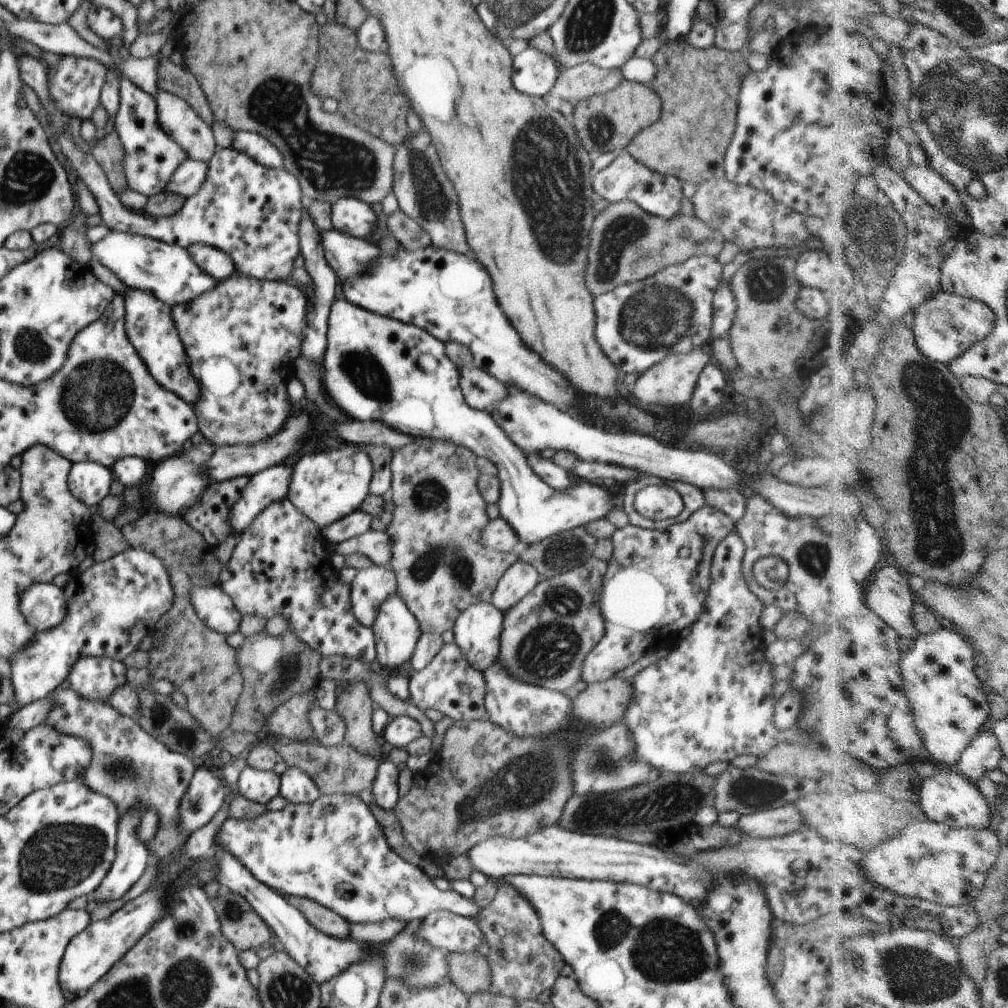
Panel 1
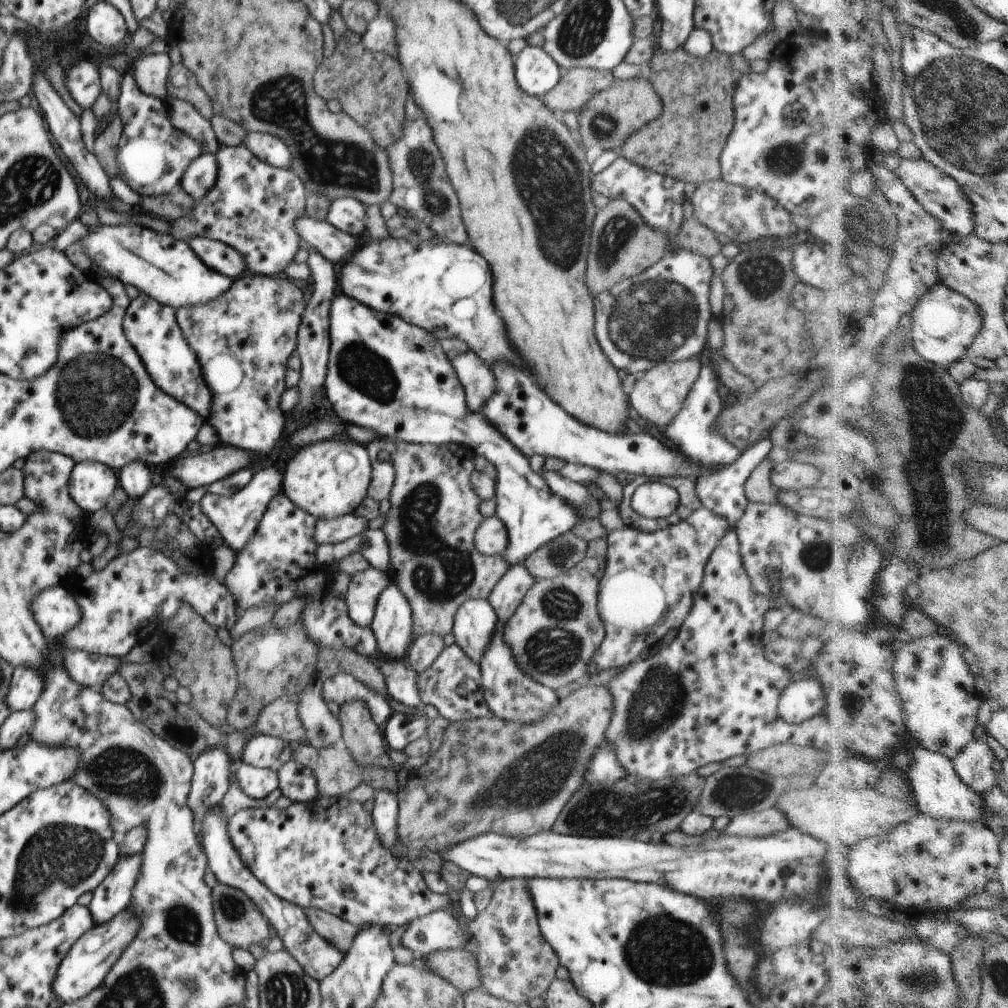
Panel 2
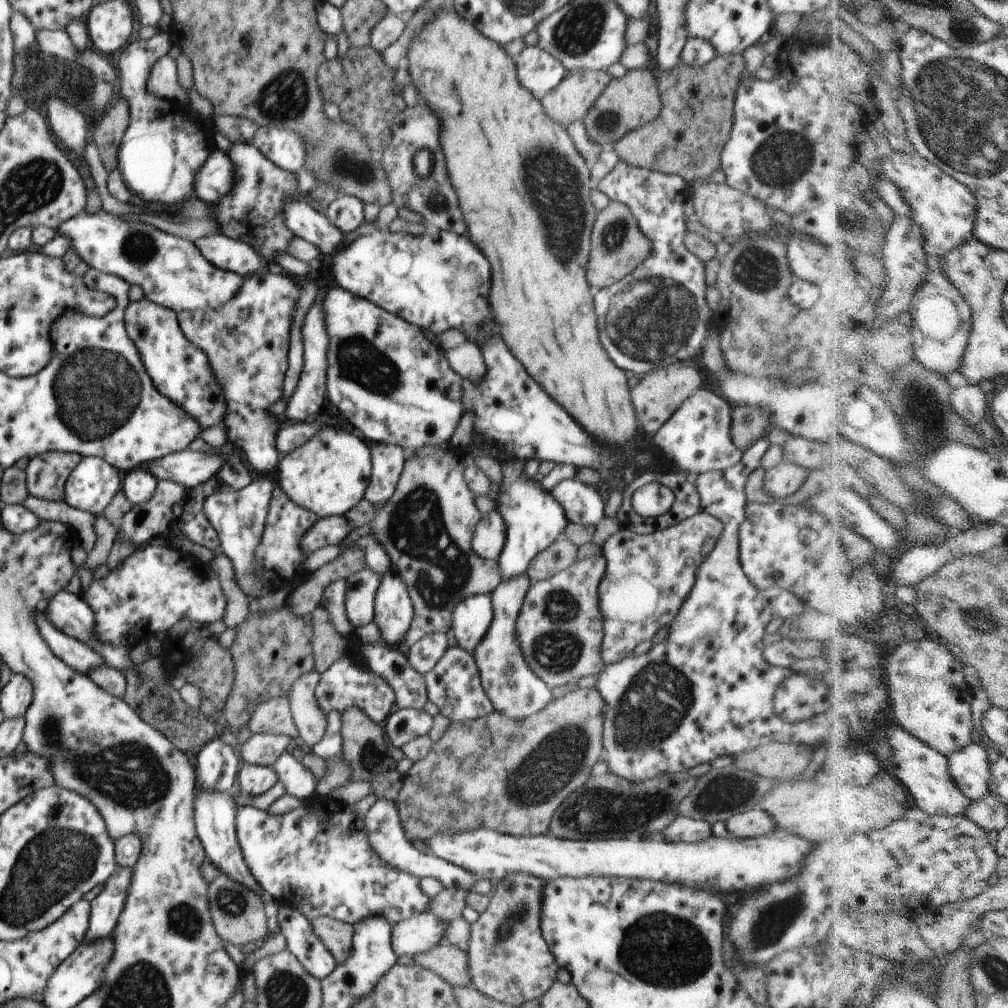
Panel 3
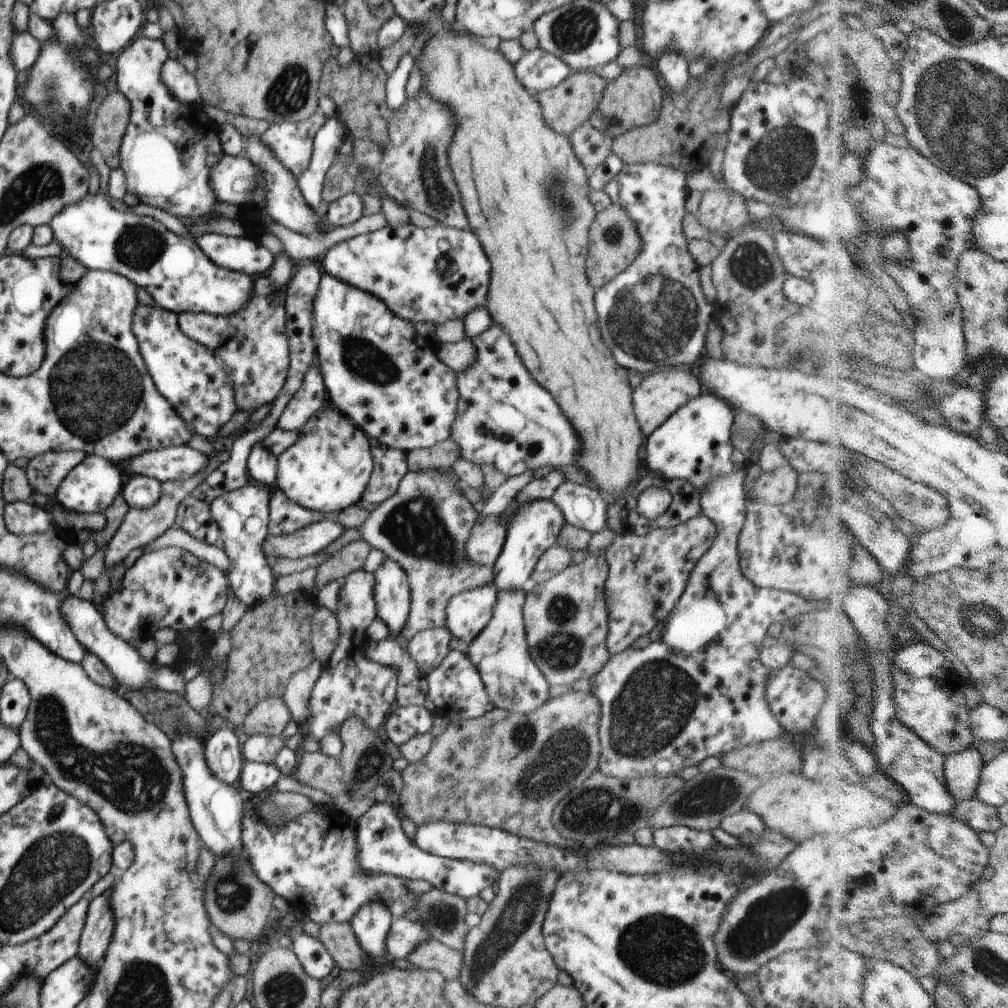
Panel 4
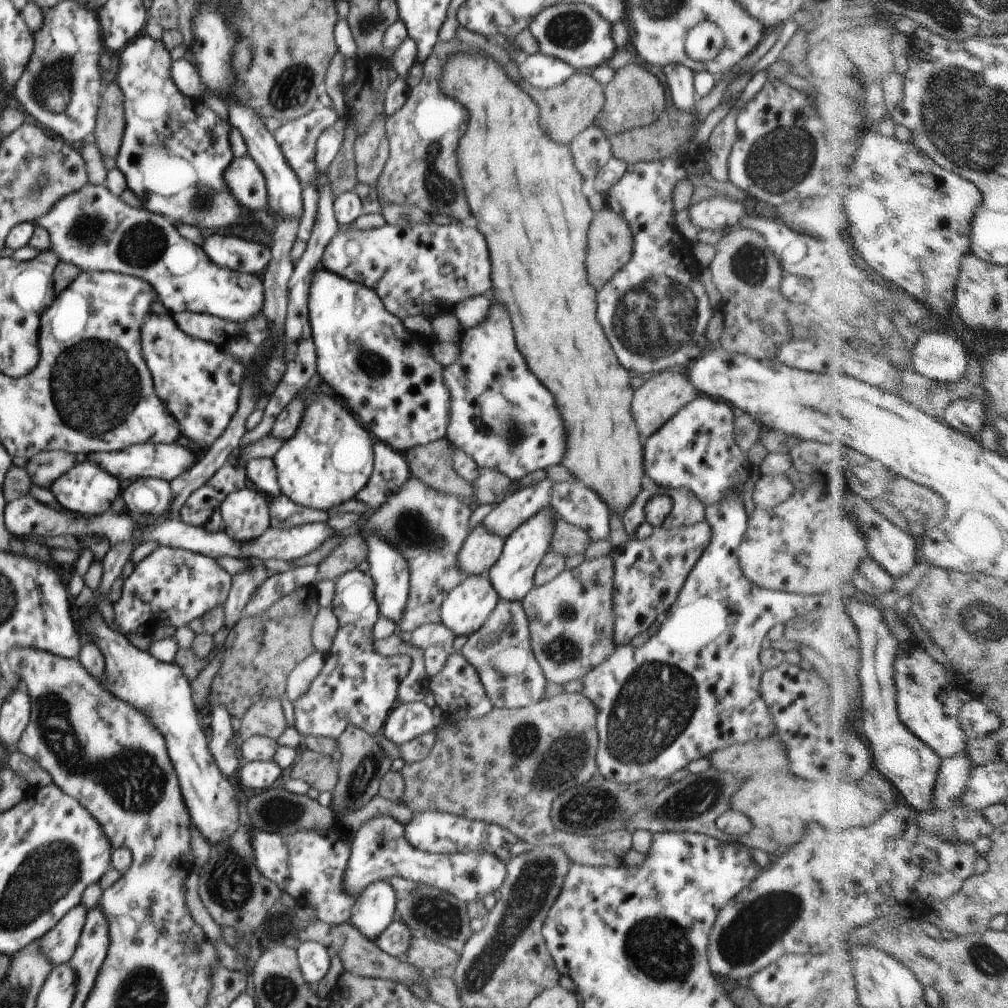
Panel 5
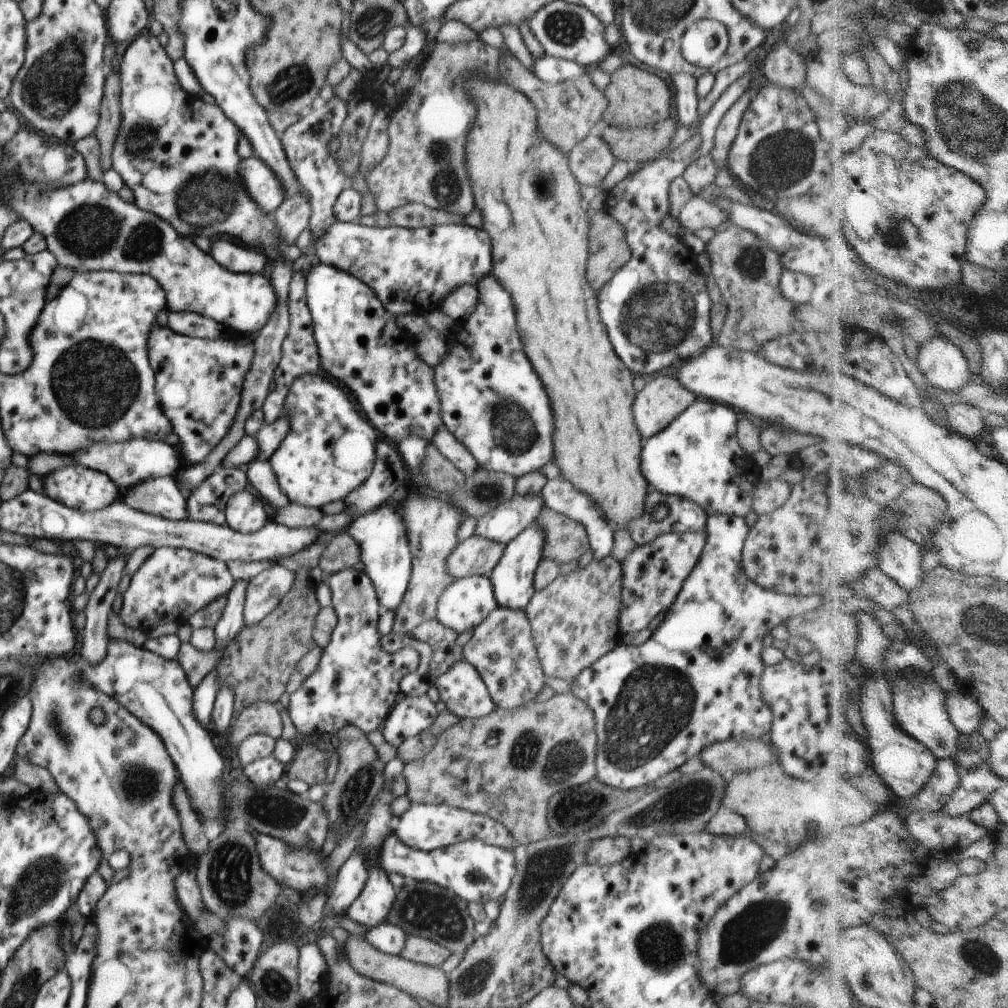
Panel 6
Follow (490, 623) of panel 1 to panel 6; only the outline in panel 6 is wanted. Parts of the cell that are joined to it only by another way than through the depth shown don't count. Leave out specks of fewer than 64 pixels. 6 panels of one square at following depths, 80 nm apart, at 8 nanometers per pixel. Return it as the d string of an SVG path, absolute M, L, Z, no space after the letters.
M486 575L455 579L437 604L436 620L458 634L474 630L499 604Z

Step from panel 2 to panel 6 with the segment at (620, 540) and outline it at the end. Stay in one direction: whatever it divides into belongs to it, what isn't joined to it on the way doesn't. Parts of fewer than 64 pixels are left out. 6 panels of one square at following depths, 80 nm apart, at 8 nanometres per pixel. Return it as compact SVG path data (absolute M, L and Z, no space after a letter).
M706 530L682 534L667 532L652 539L648 544L637 545L621 560L623 585L619 631L622 637L647 628L660 612L666 612L672 606L682 583L698 562L706 541Z

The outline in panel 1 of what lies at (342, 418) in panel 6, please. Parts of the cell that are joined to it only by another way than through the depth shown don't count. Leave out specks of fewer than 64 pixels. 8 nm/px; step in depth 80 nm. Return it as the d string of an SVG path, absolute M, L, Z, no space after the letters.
M346 443L337 450L318 452L318 454L306 454L292 466L287 498L306 518L309 518L320 528L326 528L341 518L361 508L362 501L368 496L369 484L373 475L373 464L366 452L362 452L358 446Z

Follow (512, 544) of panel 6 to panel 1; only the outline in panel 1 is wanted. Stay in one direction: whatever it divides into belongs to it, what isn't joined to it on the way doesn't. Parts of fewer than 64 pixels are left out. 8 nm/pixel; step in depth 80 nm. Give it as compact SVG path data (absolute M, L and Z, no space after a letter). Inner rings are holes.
M335 300L332 303L328 317L328 342L323 356L322 384L325 394L334 398L334 402L354 421L380 421L415 437L432 438L432 440L451 441L454 445L469 448L478 457L491 460L499 470L501 495L498 506L500 516L504 517L518 535L520 547L528 546L560 532L587 525L604 519L614 508L612 499L616 496L614 490L606 490L598 484L590 484L586 479L572 478L572 482L562 490L546 484L533 470L525 454L508 438L508 435L498 426L486 411L473 409L466 404L459 385L459 369L444 351L444 342L434 338L423 328L413 324L385 317L359 306L350 301ZM428 354L436 360L434 372L424 372L418 366L418 356Z

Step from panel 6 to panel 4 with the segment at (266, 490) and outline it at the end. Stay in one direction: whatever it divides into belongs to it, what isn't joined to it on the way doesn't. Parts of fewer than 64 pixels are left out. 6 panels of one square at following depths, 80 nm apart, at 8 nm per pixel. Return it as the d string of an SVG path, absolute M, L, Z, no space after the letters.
M262 443L253 444L248 458L248 472L254 480L274 490L277 488L277 456L272 454Z

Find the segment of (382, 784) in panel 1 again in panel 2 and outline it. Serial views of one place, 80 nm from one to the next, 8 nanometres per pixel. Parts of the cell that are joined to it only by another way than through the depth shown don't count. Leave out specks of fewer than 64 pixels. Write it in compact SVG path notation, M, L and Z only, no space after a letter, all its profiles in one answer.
M375 789L375 805L373 809L373 821L379 836L379 841L392 853L394 841L397 838L397 816L399 804L397 795L388 789Z

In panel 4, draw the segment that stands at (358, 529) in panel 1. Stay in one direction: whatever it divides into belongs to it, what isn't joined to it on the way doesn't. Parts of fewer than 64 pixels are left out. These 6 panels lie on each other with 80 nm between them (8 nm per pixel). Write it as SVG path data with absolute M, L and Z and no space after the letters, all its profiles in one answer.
M322 519L289 535L268 535L263 542L266 558L299 559L312 556L338 540L345 528L337 521Z

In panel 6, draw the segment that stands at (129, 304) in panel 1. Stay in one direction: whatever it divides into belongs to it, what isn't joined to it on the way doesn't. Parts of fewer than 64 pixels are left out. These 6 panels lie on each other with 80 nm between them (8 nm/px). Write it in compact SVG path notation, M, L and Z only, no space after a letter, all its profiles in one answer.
M156 322L150 329L147 344L149 363L155 372L155 391L163 413L170 419L180 438L178 446L184 466L201 463L213 451L213 448L226 436L236 416L246 373L252 364L253 340L226 337L212 340L200 337L178 335L168 325L160 326Z

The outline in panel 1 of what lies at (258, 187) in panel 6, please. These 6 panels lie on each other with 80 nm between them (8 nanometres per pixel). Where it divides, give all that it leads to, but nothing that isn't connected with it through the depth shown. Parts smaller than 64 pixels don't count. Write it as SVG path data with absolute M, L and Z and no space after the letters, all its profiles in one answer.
M186 158L172 173L164 191L178 196L192 196L203 185L206 173L207 163Z

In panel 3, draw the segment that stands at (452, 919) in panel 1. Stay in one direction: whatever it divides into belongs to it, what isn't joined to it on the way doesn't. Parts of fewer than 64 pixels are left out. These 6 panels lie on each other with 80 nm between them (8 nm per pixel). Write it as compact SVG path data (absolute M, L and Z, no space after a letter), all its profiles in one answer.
M432 911L414 915L393 926L392 946L397 956L428 952L431 948L445 943L447 922Z

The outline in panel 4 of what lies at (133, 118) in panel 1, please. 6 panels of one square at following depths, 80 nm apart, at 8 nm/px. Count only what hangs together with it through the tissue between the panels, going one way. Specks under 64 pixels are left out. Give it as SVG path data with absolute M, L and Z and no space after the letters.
M139 37L114 58L118 92L125 95L131 104L129 125L119 148L119 166L125 174L127 192L137 196L140 203L146 203L174 216L208 218L215 215L214 206L219 202L209 187L209 172L224 156L218 137L218 125L200 105L190 105L175 99L161 81L160 69L168 59L168 52L162 38Z

